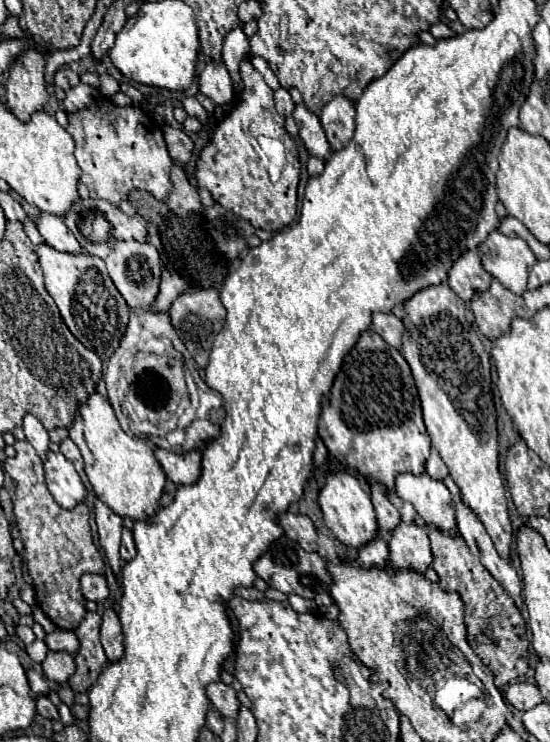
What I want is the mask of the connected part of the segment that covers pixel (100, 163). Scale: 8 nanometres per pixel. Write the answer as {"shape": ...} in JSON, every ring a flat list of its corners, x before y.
{"shape":[[96,98,88,108,78,110,76,114,68,114,68,132,76,142,76,162,78,168,82,170,80,180,88,186,90,198,104,198,112,204,118,204,128,196,130,190,148,190,156,200,166,200,168,194,172,192,172,182,170,182,170,168,172,168,172,158,168,156,166,142,162,136,162,130,152,122,152,118,138,106,116,106,112,104,110,98]]}

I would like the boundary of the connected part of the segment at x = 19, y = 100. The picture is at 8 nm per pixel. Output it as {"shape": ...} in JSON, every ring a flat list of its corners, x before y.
{"shape":[[38,50,22,54,22,58,18,58,10,68,4,88,6,106,20,122,26,124,30,116,42,110,50,98,44,82,44,54,38,54]]}

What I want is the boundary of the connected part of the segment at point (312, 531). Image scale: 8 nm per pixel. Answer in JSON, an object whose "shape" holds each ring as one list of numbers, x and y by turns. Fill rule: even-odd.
{"shape":[[286,512,278,518,278,522,284,526,284,532,288,538,294,538,304,550,316,552,316,528,308,516]]}

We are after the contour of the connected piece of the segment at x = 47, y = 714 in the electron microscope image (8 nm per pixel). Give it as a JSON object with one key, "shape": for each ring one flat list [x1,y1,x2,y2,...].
{"shape":[[38,696,36,698,36,710,38,714,42,714,44,718,50,718,50,720,58,720,58,708,46,698,46,696]]}

